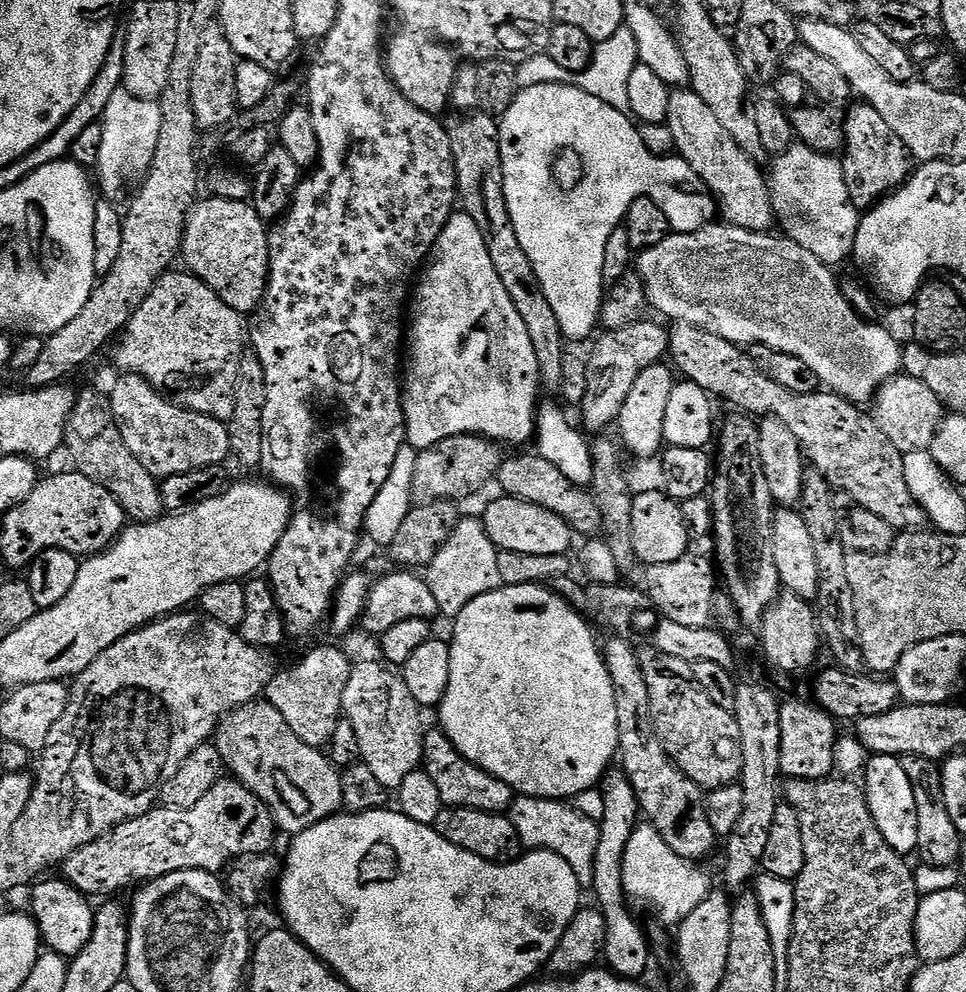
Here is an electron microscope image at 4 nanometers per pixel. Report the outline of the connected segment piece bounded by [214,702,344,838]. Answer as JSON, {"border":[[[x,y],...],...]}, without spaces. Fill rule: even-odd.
{"border":[[[241,704],[221,720],[214,743],[218,754],[222,754],[225,769],[266,802],[281,833],[289,832],[289,837],[295,838],[344,808],[337,766],[321,749],[302,742],[274,705]]]}

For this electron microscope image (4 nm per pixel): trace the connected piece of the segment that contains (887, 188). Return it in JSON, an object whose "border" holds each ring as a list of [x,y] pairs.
{"border":[[[856,102],[847,109],[843,117],[844,147],[842,149],[842,163],[844,177],[846,178],[846,190],[850,190],[850,198],[854,206],[861,210],[873,208],[884,197],[901,188],[908,177],[914,171],[914,157],[908,152],[908,148],[886,126],[882,114],[874,110],[874,106],[863,102]]]}

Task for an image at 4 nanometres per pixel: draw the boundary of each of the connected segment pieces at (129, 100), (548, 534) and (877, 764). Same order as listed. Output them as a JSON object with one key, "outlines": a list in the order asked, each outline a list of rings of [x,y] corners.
{"outlines":[[[[123,90],[116,92],[114,98],[110,98],[110,106],[106,106],[102,121],[102,146],[94,167],[99,191],[107,199],[119,201],[124,187],[134,183],[136,179],[137,183],[152,167],[154,150],[158,146],[158,134],[161,130],[162,114],[156,100],[143,100]]],[[[497,495],[497,500],[488,504],[482,513],[485,532],[490,542],[501,552],[514,554],[558,554],[565,555],[572,544],[572,528],[558,514],[542,506],[534,506],[525,500],[515,500],[512,496]]],[[[873,755],[864,765],[862,787],[874,826],[878,826],[882,838],[886,838],[886,846],[901,858],[911,857],[918,846],[918,802],[914,802],[914,786],[910,786],[910,778],[906,770],[902,770],[900,757]]]]}

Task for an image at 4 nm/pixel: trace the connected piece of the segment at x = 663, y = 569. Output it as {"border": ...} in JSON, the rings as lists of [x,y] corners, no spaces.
{"border":[[[689,554],[678,558],[678,562],[662,562],[647,569],[646,591],[652,604],[665,620],[678,622],[678,626],[698,626],[707,628],[713,623],[712,603],[716,600],[718,576],[711,559]]]}

